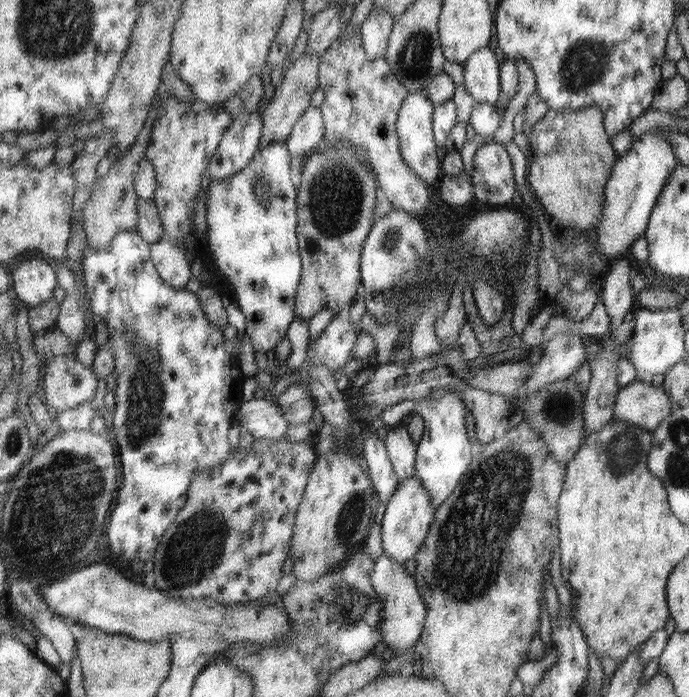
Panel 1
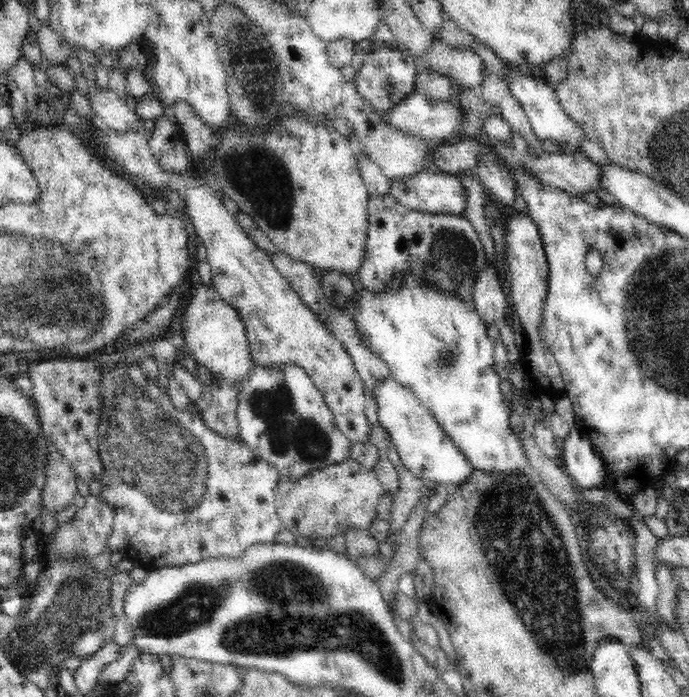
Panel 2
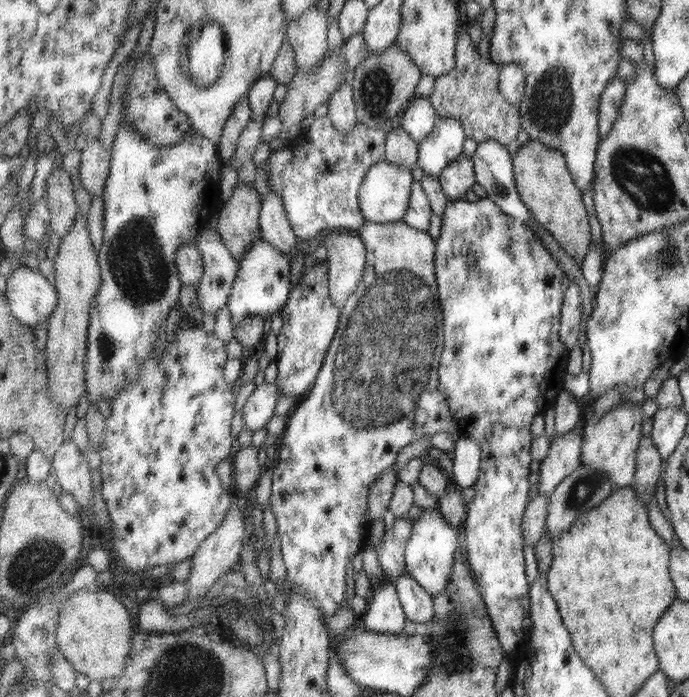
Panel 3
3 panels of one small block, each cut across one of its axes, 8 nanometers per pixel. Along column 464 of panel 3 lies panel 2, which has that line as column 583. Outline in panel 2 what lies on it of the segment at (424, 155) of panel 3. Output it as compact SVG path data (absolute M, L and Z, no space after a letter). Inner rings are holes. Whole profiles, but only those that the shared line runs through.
M509 63L508 67L510 67L510 82L508 82L508 85L510 85L512 93L526 110L530 125L532 125L532 129L538 135L538 138L544 140L544 142L554 142L558 146L558 151L562 154L582 152L584 142L592 142L593 140L582 126L582 123L572 119L566 113L566 109L564 109L558 95L556 95L555 87L550 82L546 83L544 79L537 80L532 75L522 73L519 67L511 66Z

